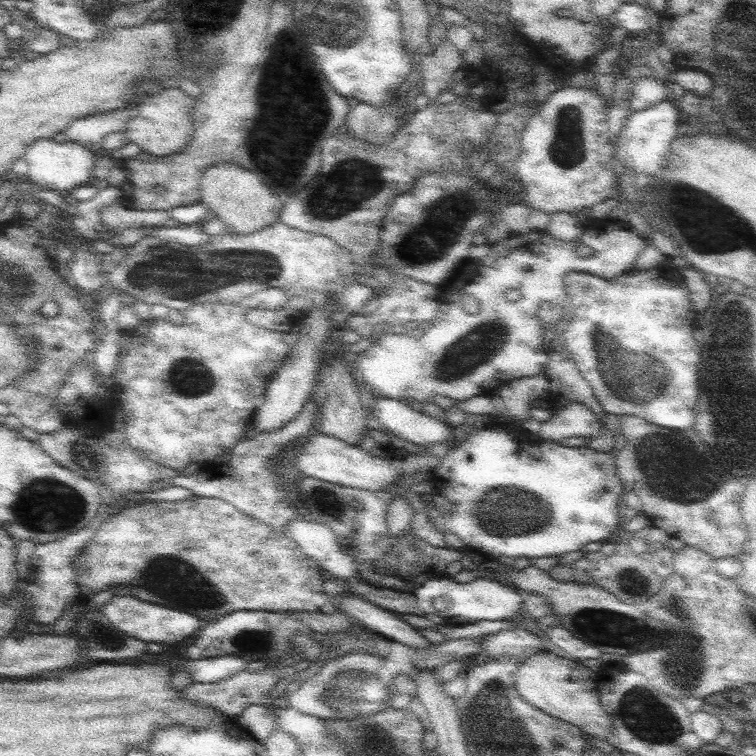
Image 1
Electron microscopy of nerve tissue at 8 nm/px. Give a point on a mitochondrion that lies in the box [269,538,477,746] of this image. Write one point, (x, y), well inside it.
(333, 699)

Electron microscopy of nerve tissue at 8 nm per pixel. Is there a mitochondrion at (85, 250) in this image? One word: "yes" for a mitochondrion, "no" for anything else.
no

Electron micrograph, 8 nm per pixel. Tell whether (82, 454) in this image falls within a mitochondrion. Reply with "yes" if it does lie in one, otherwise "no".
yes

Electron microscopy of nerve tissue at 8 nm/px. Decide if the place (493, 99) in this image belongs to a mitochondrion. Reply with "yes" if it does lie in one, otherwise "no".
no

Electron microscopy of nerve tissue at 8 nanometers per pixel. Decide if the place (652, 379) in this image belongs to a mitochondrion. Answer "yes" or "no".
yes

